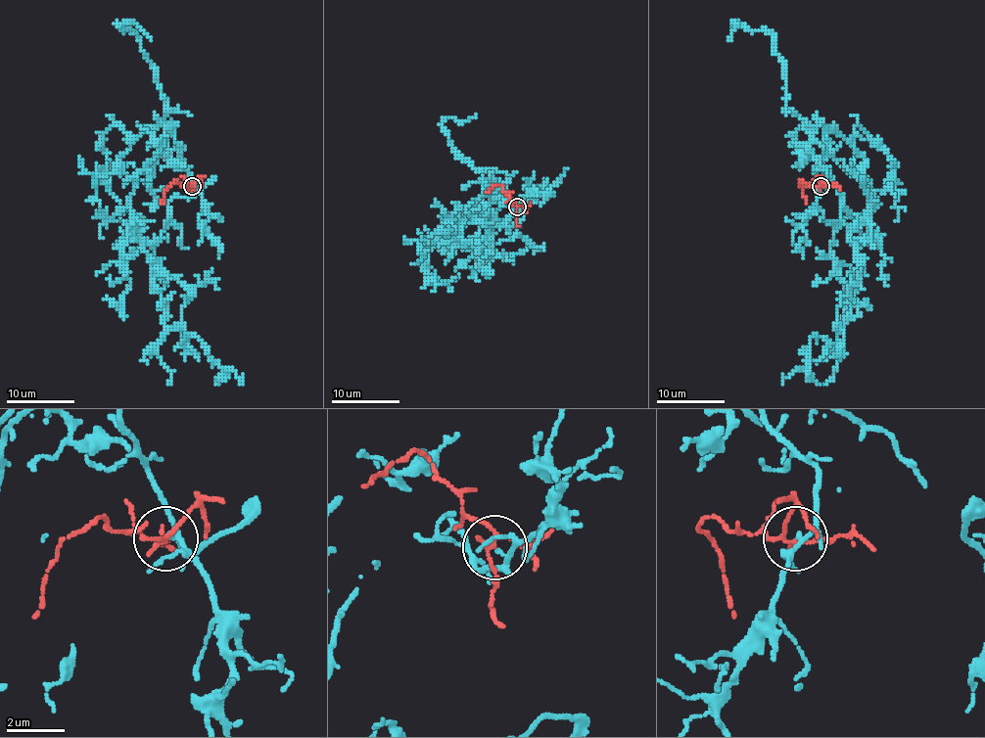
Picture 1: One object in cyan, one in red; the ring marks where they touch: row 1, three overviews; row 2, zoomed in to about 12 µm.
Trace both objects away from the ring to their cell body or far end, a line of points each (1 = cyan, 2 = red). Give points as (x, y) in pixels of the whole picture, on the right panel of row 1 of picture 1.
1: (820, 186), (812, 128), (805, 150), (832, 177), (856, 253), (855, 297), (841, 345), (812, 337), (783, 383)
2: (820, 186), (798, 182), (807, 205)

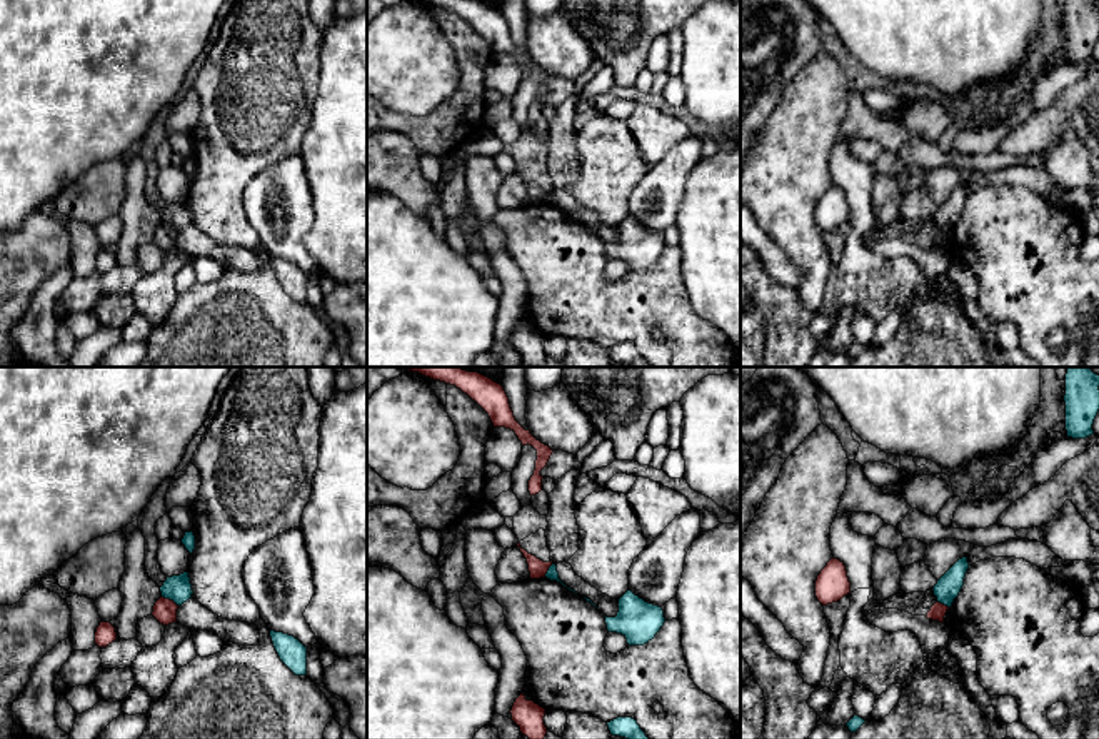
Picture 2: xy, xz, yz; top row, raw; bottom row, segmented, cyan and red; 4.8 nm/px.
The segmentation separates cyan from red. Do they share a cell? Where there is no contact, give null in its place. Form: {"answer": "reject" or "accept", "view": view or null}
{"answer": "reject", "view": "xy"}

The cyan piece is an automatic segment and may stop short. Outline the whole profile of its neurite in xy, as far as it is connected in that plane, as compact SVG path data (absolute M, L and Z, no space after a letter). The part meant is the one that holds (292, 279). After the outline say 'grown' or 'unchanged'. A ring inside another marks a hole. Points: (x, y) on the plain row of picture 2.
M270 257L273 274L280 287L295 300L307 300L307 274L294 262Z; unchanged

